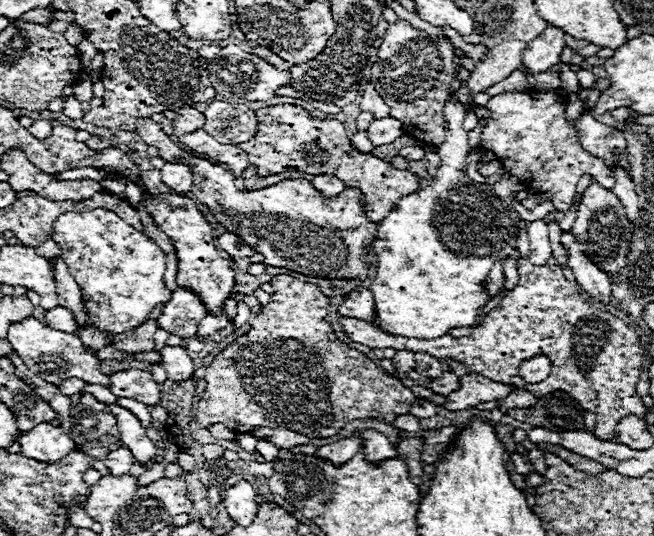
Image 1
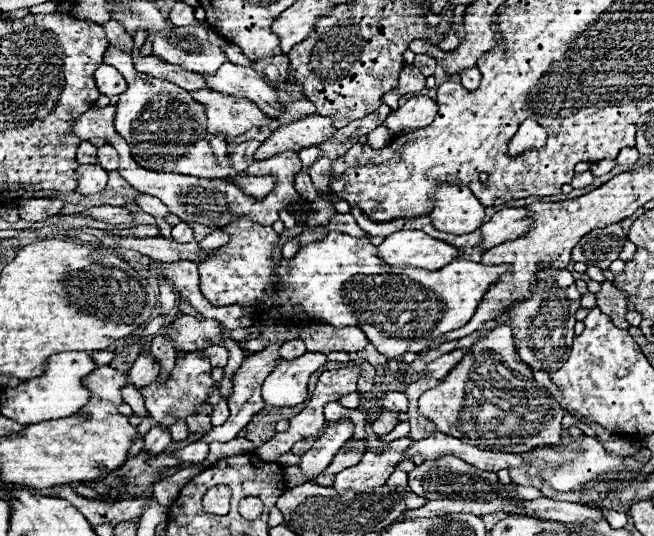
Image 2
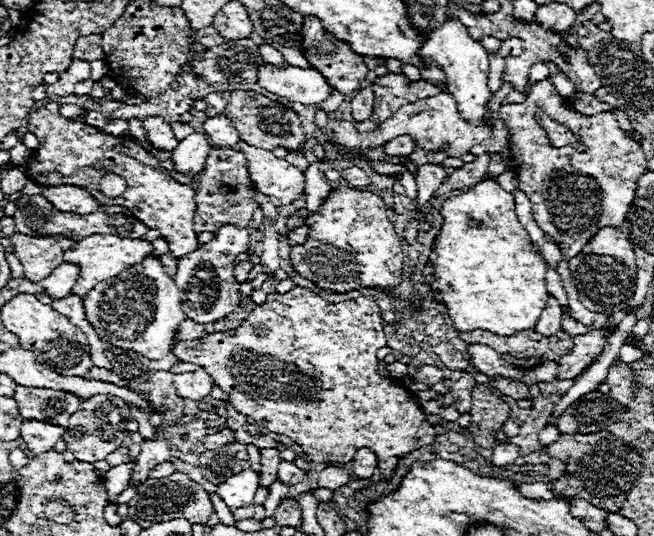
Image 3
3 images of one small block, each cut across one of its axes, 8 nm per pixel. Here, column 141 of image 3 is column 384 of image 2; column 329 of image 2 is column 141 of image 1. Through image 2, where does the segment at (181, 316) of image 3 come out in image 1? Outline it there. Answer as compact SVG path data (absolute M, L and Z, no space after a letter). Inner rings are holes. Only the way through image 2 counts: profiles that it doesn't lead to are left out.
M96 208L82 214L60 214L50 238L60 246L70 274L82 288L90 326L80 326L78 338L92 352L98 346L108 346L110 334L122 334L122 330L134 330L134 326L146 322L158 302L172 298L172 292L164 284L164 252L110 210Z

